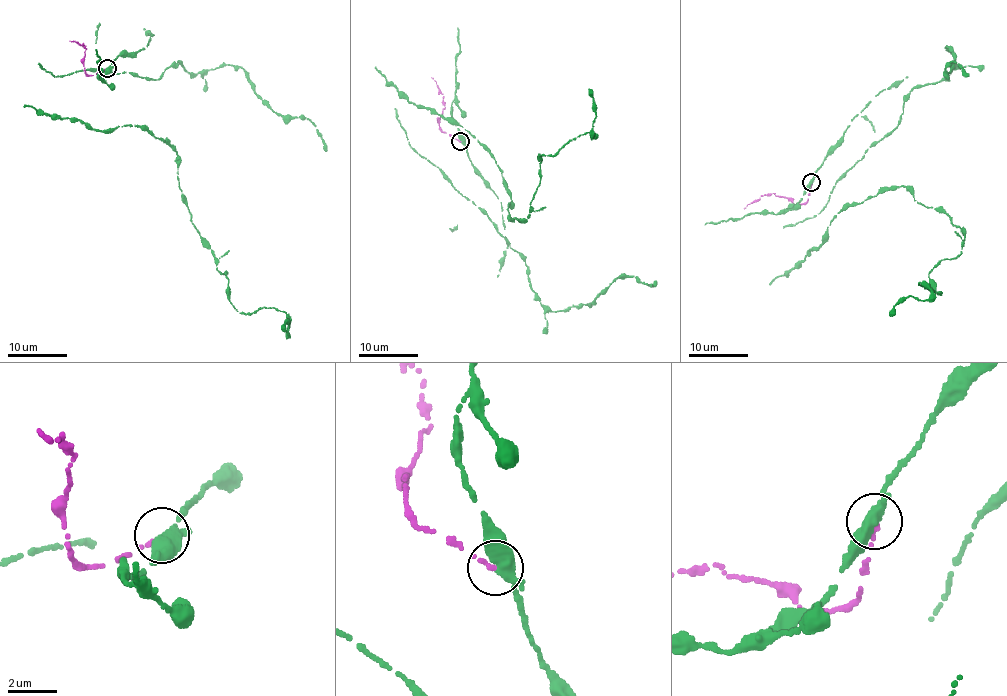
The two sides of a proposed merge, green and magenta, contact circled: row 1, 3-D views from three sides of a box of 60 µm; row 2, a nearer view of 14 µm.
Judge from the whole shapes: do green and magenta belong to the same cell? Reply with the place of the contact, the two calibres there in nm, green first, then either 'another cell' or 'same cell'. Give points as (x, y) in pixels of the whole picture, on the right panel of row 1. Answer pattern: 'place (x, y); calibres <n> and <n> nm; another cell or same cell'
place (811, 182); calibres 340 and 170 nm; another cell

